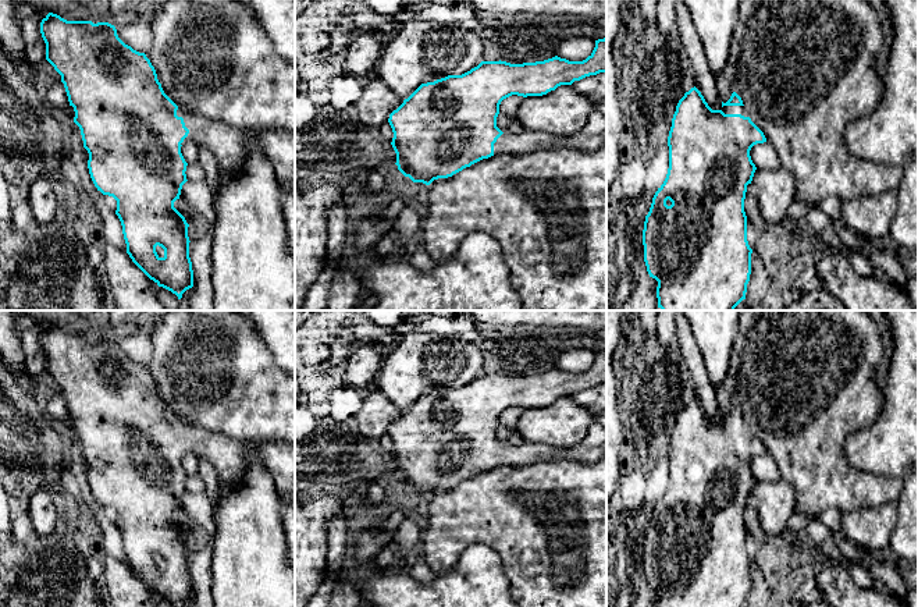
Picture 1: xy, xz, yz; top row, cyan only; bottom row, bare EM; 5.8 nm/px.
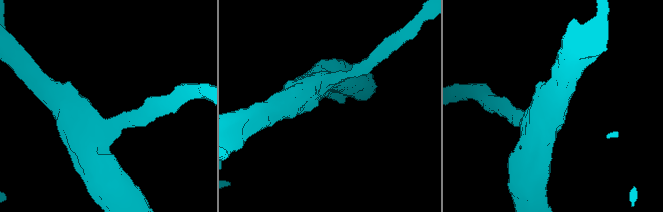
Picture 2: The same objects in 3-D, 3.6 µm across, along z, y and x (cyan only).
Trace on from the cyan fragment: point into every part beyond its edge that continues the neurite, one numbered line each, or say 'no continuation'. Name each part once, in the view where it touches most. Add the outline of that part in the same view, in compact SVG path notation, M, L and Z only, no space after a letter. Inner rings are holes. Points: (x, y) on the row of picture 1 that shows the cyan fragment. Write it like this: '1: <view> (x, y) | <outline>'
1: xy (230, 146) | M181 109L177 110L177 116L184 118L185 127L189 129L184 142L193 141L199 148L209 149L224 175L239 173L248 159L249 148L256 145L274 167L282 195L295 196L293 132L274 129L248 132L221 123L210 123Z

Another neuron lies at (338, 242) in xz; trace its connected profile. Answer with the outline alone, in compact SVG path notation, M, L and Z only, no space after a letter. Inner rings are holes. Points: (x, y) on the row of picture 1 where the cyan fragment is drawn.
M341 199L328 210L327 258L330 260L335 260L349 251L351 228L344 199Z

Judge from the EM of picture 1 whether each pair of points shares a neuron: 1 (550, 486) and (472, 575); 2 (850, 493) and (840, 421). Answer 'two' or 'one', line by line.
1: two
2: one

